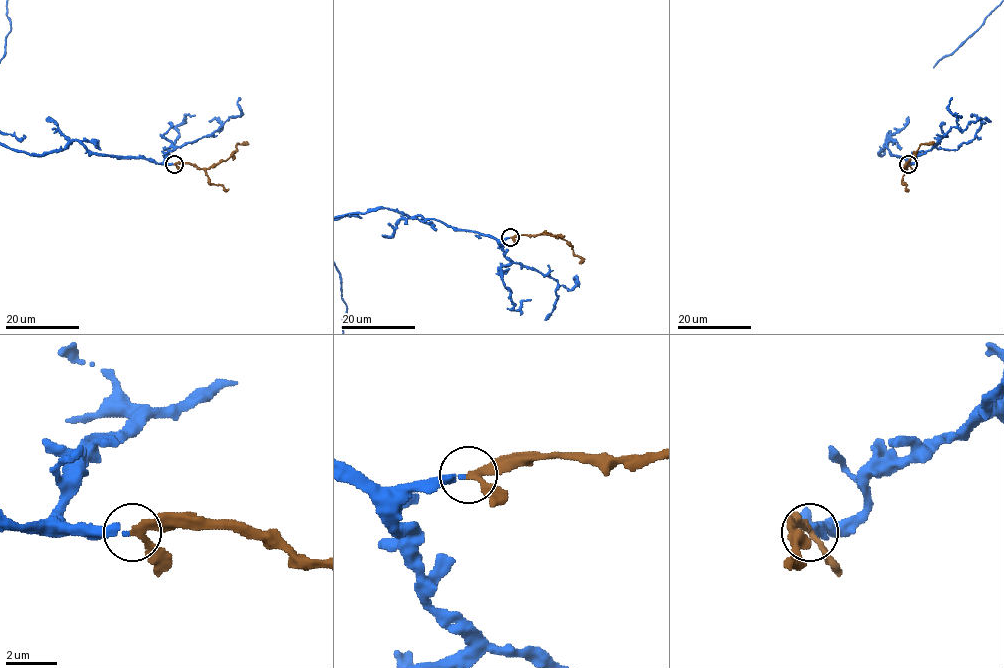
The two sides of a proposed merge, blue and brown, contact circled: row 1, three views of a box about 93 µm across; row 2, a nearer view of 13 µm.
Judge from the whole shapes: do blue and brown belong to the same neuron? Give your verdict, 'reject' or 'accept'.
accept

